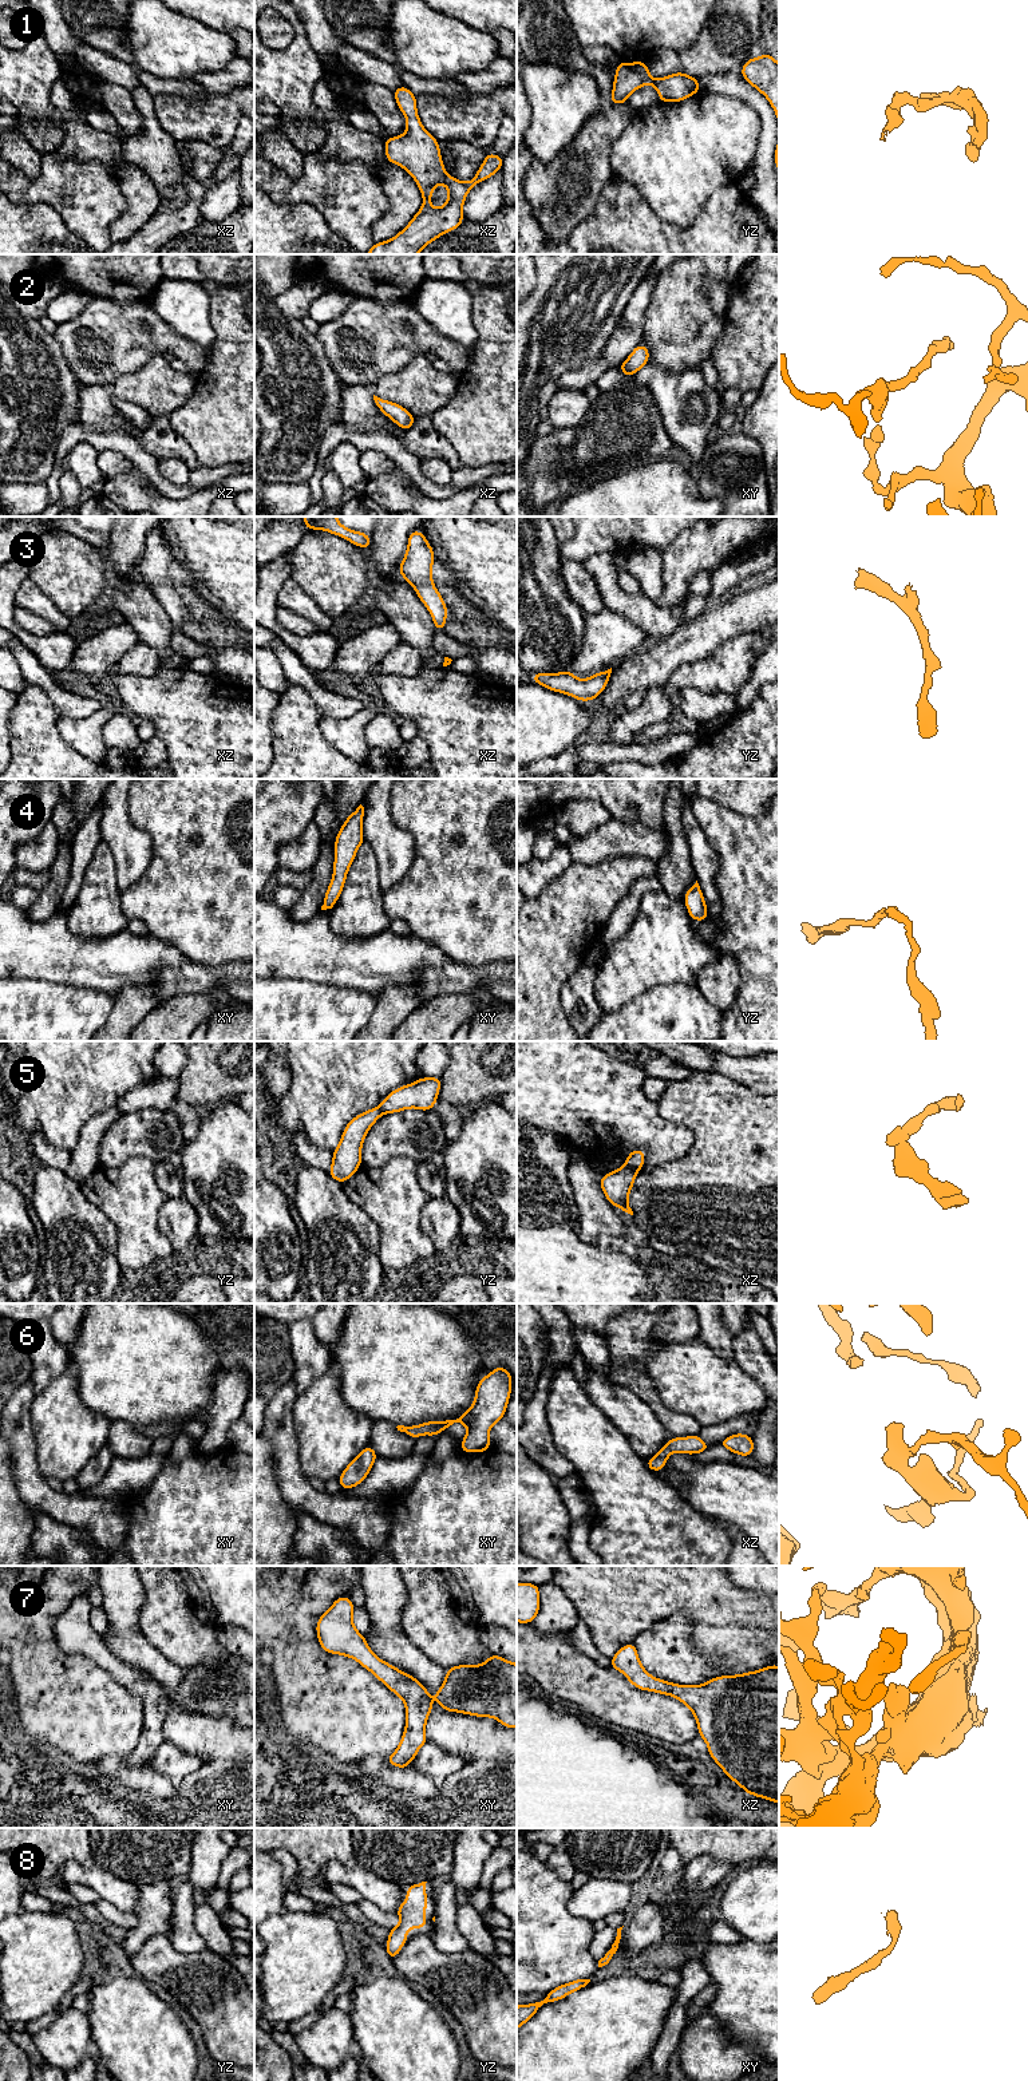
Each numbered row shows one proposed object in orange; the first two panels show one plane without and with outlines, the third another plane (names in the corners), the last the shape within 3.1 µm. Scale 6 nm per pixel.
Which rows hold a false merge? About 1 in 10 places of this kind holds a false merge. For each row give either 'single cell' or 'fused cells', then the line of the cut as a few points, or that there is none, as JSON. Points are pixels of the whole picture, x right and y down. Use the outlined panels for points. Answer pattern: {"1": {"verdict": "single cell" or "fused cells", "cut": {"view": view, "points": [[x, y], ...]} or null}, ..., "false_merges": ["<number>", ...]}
{"1": {"verdict": "single cell", "cut": null}, "2": {"verdict": "single cell", "cut": null}, "3": {"verdict": "single cell", "cut": null}, "4": {"verdict": "single cell", "cut": null}, "5": {"verdict": "fused cells", "cut": {"view": "xz", "points": [[627, 1162], [637, 1170]]}}, "6": {"verdict": "single cell", "cut": null}, "7": {"verdict": "single cell", "cut": null}, "8": {"verdict": "single cell", "cut": null}, "false_merges": ["5"]}

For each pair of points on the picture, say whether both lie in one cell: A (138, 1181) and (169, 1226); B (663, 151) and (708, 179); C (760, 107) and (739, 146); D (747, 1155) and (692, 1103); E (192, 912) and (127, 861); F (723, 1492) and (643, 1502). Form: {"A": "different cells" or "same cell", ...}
{"A": "different cells", "B": "same cell", "C": "different cells", "D": "same cell", "E": "different cells", "F": "different cells"}

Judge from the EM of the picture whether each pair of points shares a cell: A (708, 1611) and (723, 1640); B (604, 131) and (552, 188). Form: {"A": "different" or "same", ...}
{"A": "same", "B": "same"}

